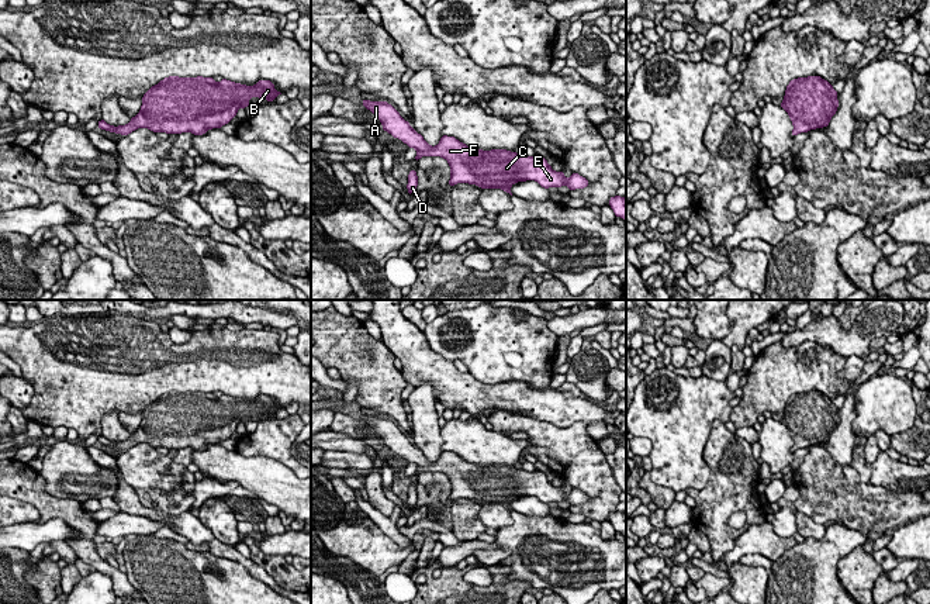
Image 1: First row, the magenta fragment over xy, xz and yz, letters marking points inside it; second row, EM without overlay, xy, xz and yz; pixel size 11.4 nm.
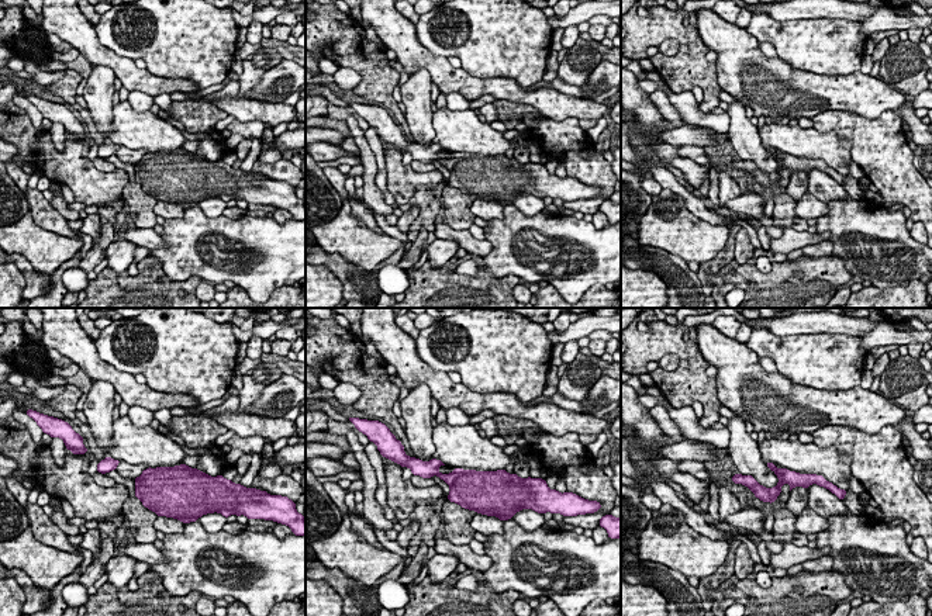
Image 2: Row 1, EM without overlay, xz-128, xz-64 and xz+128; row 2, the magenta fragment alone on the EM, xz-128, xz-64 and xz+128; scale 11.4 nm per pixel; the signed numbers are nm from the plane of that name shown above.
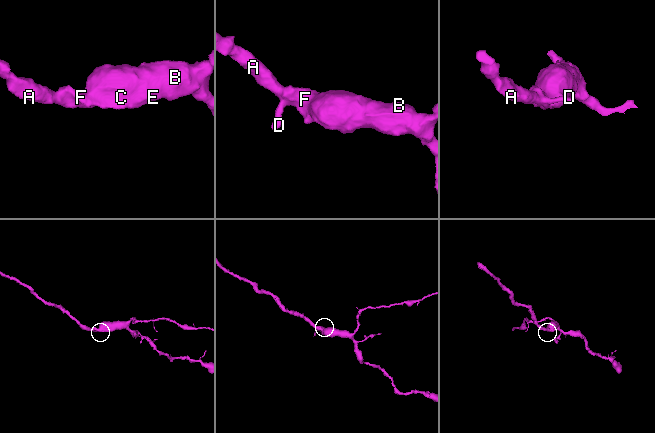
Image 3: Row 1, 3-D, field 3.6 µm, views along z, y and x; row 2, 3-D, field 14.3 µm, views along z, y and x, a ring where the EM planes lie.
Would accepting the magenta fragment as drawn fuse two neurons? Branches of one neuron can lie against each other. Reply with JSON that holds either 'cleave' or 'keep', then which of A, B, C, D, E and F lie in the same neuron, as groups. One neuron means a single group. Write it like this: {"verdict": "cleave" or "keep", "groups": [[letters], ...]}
{"verdict": "keep", "groups": [["A", "B", "C", "D", "E", "F"]]}

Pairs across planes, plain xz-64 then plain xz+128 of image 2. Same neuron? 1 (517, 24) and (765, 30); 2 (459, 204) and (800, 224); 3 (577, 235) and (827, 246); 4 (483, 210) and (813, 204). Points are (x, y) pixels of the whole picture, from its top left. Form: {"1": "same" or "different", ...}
{"1": "same", "2": "same", "3": "different", "4": "same"}

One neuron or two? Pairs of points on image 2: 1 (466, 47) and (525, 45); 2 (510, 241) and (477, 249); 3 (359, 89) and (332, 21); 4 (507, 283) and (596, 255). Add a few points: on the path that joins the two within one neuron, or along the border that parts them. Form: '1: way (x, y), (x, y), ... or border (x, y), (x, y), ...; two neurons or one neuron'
1: way (480, 45), (511, 45); one neuron
2: border (487, 239), (492, 249), (480, 256); two neurons
3: way (365, 72), (365, 63), (339, 38); one neuron
4: border (487, 272), (497, 277), (515, 274), (520, 279); two neurons

